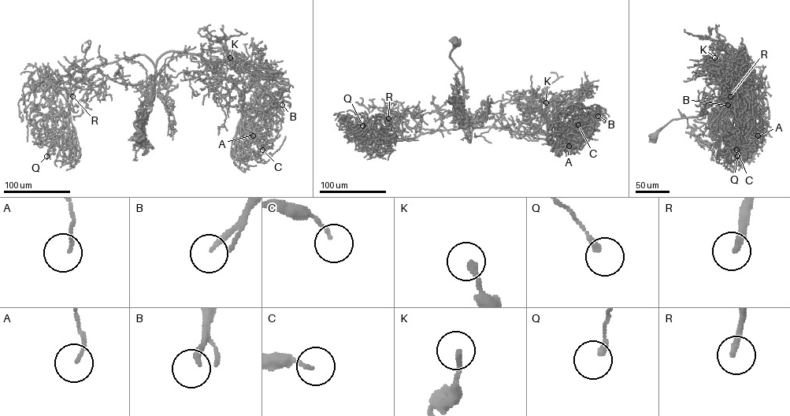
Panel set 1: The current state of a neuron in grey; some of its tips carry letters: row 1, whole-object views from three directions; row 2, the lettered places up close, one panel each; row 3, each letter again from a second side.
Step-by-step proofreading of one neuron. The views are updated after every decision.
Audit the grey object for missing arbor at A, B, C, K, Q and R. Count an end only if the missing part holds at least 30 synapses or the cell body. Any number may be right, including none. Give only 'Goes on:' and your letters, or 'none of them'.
Goes on: B, R

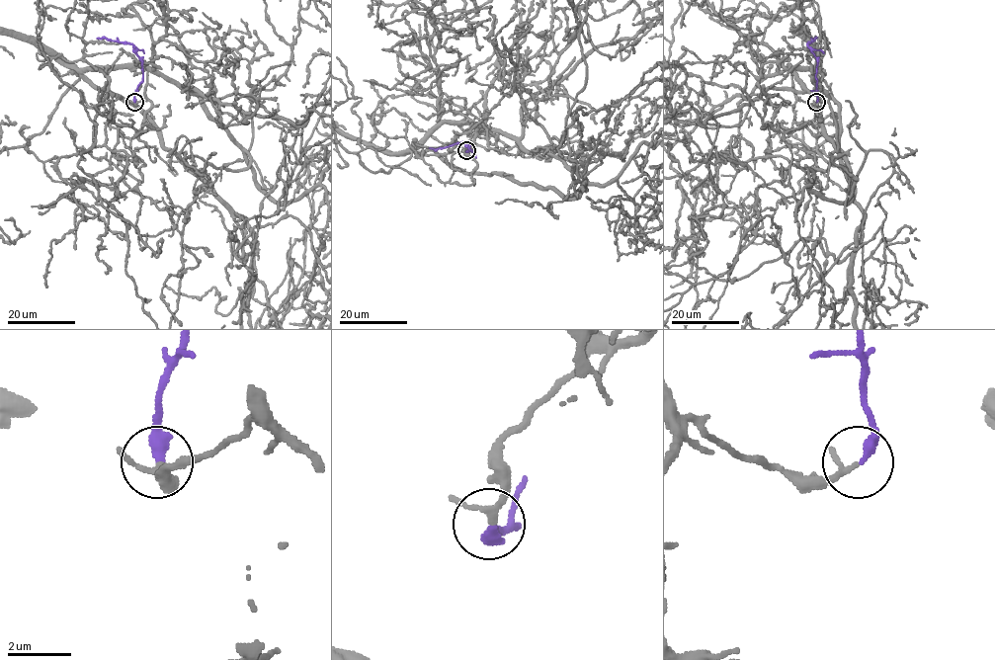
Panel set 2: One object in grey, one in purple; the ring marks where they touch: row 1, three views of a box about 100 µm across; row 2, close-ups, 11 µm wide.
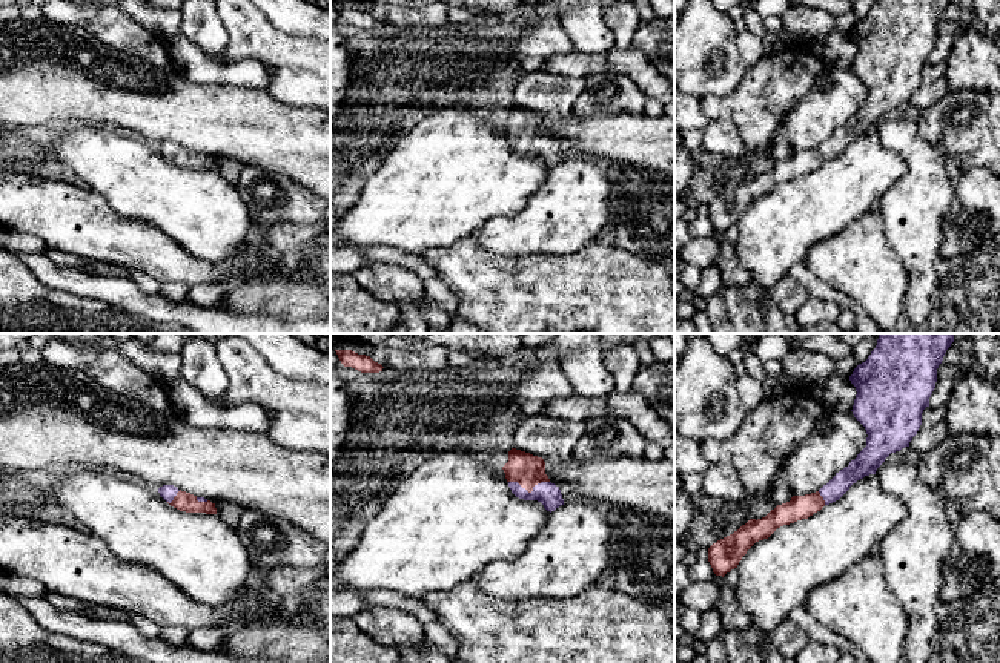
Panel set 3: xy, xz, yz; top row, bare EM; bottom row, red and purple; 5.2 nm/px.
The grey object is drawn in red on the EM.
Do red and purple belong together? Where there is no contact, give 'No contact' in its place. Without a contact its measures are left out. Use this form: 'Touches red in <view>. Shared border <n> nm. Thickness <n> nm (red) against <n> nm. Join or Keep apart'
Touches red in xz. Shared border 220 nm. Thickness 170 nm (red) against 120 nm. Join

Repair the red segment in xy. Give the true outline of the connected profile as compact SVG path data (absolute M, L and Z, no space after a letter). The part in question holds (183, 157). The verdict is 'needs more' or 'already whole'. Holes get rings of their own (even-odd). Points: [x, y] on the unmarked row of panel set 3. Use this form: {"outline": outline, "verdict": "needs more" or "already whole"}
{"outline": "M163 141L158 144L158 149L171 163L180 167L217 170L215 160L204 153L181 147L174 141Z", "verdict": "needs more"}

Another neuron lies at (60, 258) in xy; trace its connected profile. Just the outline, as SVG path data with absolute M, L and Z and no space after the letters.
M48 249L46 256L57 266L78 269L91 275L127 278L131 273L121 266L80 258L77 255L60 252L57 249Z

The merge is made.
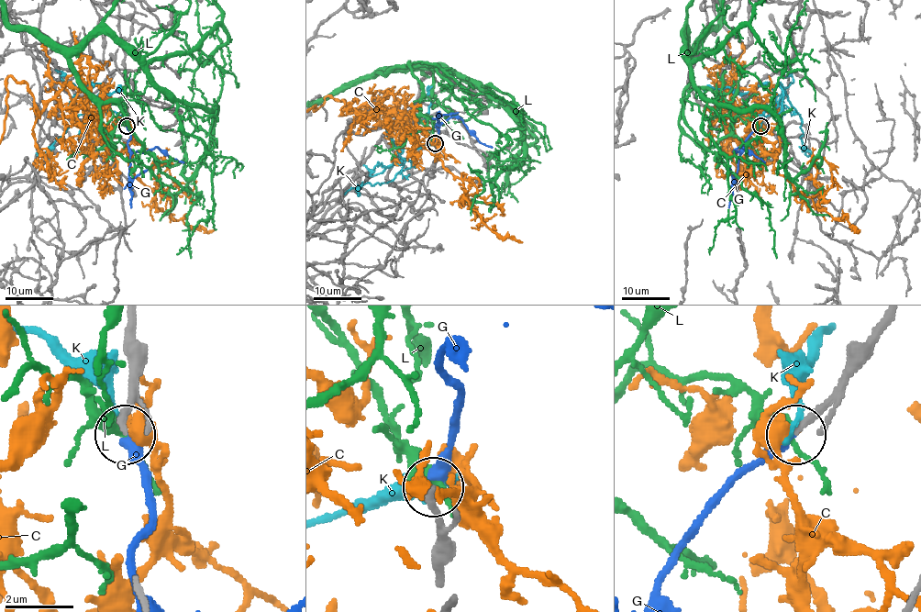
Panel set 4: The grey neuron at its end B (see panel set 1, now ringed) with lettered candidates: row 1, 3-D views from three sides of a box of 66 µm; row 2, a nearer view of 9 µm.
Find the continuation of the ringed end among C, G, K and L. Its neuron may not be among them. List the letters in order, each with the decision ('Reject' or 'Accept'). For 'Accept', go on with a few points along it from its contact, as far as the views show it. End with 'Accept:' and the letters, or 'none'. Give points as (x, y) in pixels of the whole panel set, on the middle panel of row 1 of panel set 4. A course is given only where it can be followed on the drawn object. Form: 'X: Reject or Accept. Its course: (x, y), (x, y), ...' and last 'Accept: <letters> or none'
C: Reject
G: Accept. Its course: (435, 144), (438, 132), (437, 125), (458, 116), (481, 142), (493, 147)
K: Reject
L: Reject
Accept: G

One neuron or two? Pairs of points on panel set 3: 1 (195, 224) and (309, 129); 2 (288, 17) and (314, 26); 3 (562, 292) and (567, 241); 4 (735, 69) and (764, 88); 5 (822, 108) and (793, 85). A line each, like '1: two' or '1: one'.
1: two
2: one
3: two
4: two
5: two

